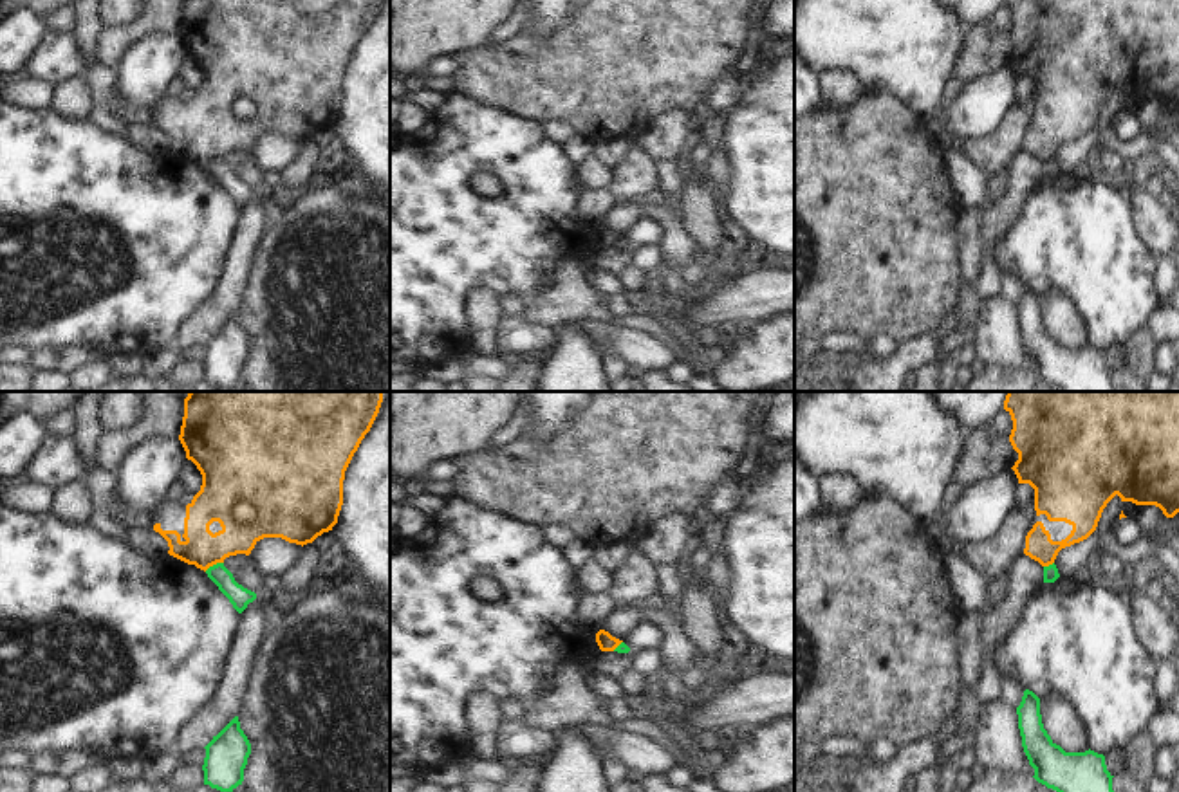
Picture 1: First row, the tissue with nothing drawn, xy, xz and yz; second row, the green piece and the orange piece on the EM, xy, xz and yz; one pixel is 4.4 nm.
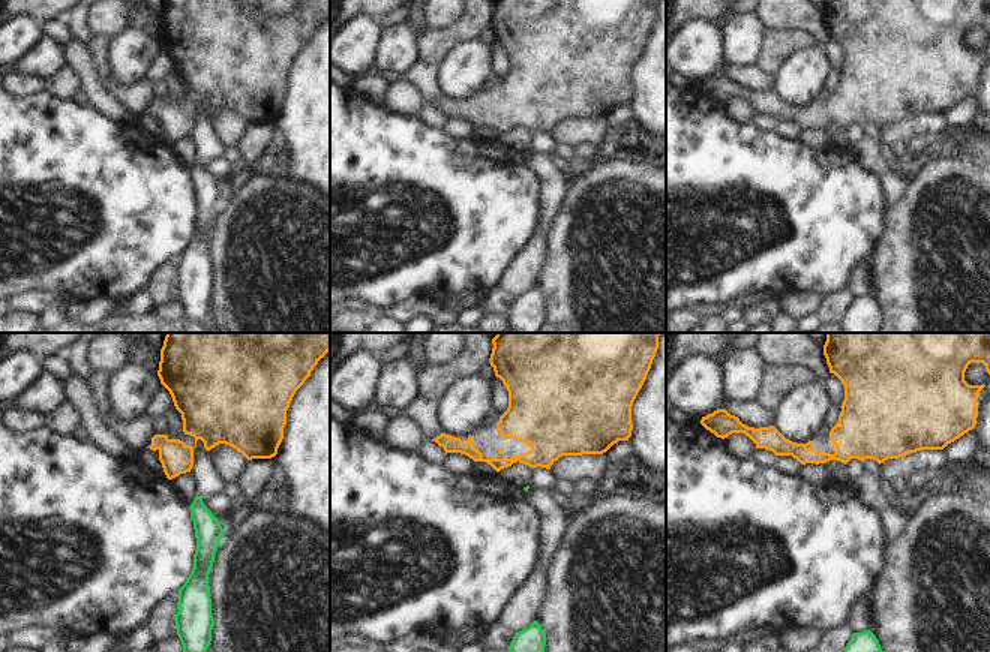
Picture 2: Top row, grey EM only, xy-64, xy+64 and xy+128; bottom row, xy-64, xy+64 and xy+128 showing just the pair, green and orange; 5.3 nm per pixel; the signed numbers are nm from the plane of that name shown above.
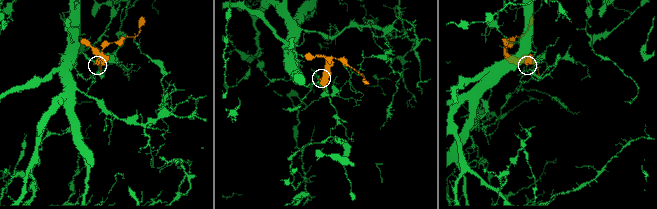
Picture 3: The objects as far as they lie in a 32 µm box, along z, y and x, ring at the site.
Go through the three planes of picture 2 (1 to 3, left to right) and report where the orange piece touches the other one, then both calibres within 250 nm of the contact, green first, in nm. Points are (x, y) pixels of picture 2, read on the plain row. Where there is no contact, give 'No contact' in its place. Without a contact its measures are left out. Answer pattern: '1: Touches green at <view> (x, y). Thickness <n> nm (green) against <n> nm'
1: No contact
2: No contact
3: No contact

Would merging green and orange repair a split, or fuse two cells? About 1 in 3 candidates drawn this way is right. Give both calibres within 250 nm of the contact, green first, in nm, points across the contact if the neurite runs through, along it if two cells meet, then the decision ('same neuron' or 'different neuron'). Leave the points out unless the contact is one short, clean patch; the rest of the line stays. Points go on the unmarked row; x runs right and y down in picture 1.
90/220 nm | different neuron

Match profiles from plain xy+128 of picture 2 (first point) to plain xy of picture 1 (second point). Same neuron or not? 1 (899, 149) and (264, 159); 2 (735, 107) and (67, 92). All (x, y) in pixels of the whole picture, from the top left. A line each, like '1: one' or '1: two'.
1: two
2: one

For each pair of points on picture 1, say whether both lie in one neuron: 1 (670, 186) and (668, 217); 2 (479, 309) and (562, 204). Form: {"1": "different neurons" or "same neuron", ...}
{"1": "different neurons", "2": "different neurons"}

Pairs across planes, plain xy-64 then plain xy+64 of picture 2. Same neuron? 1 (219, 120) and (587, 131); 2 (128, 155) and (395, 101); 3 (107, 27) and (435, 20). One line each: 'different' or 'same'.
1: same
2: different
3: same

